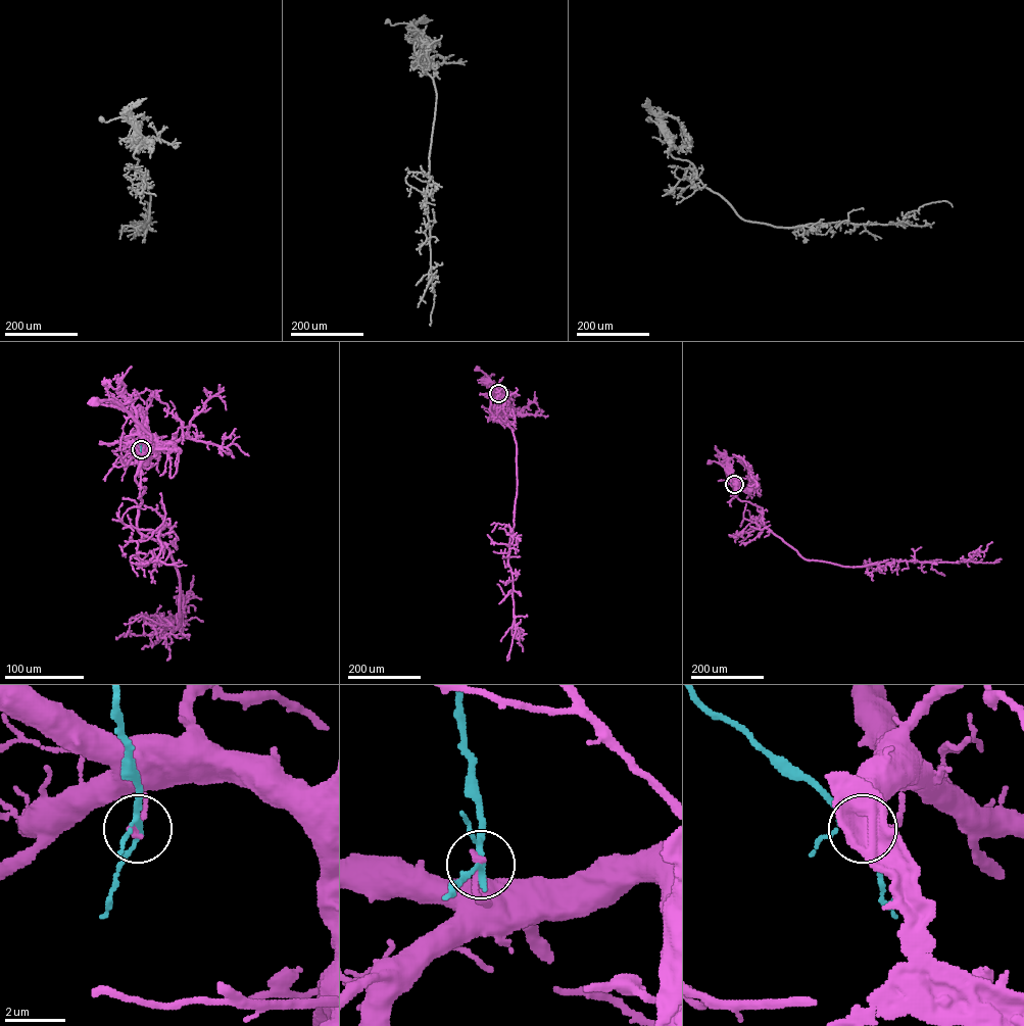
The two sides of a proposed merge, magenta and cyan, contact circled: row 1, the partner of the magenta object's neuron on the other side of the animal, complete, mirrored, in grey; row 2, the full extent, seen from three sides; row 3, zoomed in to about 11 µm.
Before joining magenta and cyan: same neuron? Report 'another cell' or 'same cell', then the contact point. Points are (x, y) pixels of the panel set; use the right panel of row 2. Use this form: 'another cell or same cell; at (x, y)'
another cell; at (734, 484)

